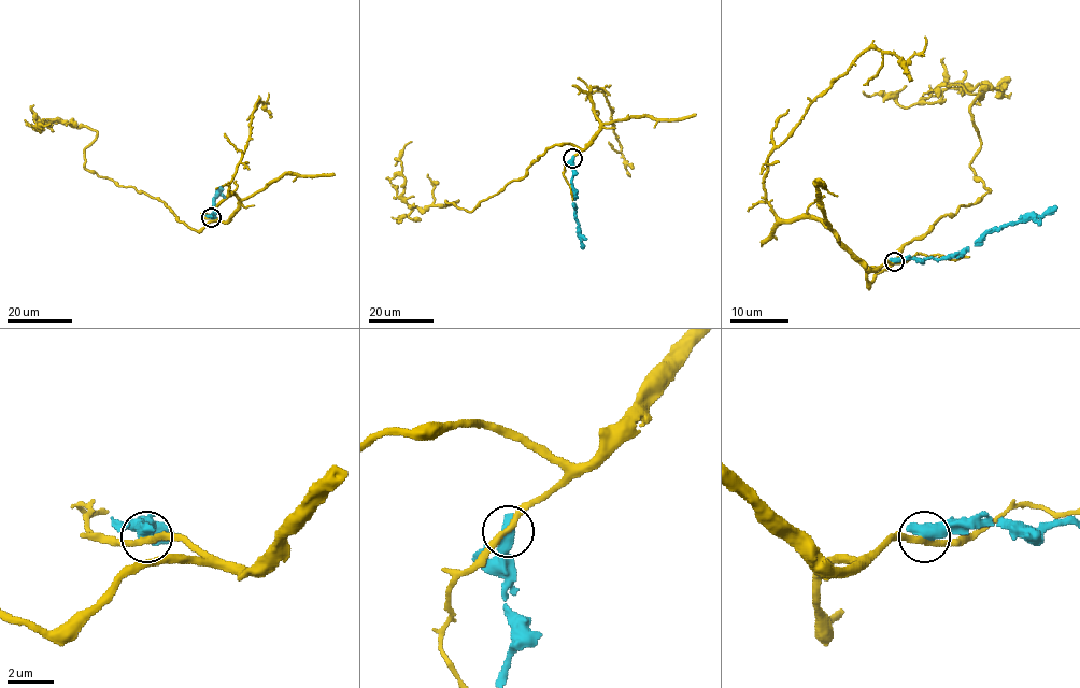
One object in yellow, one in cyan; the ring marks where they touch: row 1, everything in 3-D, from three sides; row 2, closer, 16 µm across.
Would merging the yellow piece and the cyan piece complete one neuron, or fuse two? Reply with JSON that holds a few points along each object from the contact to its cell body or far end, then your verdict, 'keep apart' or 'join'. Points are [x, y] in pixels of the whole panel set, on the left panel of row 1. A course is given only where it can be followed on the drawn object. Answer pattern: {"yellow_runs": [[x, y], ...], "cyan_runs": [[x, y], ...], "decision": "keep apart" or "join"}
{"yellow_runs": [[211, 217], [190, 229], [162, 201], [88, 170], [97, 132], [54, 119], [38, 129], [50, 124]], "cyan_runs": [[211, 217], [213, 199], [222, 187]], "decision": "keep apart"}

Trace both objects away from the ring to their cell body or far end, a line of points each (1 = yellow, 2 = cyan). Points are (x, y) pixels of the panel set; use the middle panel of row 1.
1: (572, 158), (579, 148), (552, 145), (470, 212), (445, 205), (458, 200), (418, 210), (402, 196), (411, 141)
2: (572, 158), (574, 217), (583, 248)

